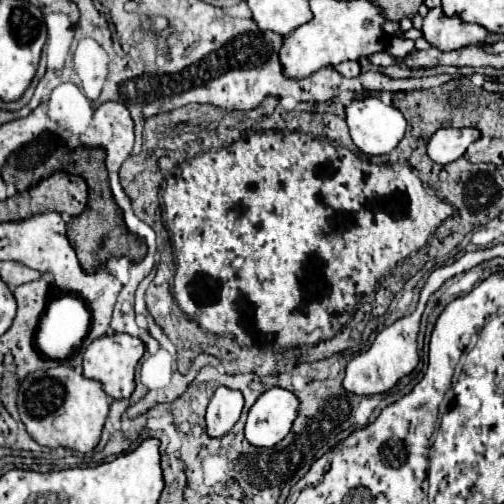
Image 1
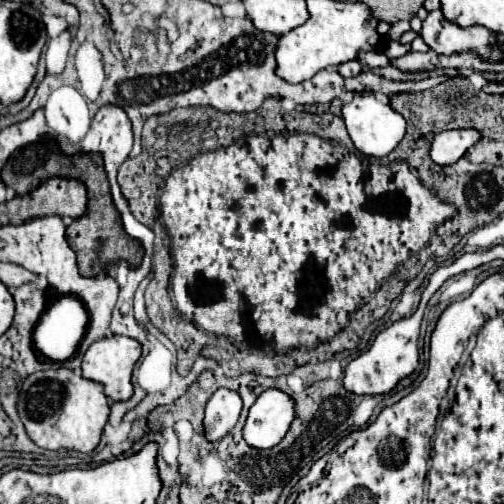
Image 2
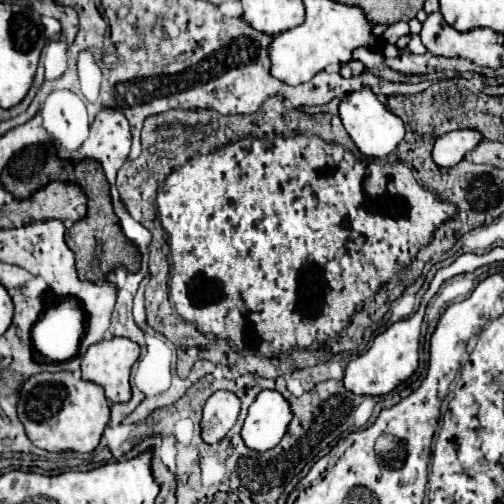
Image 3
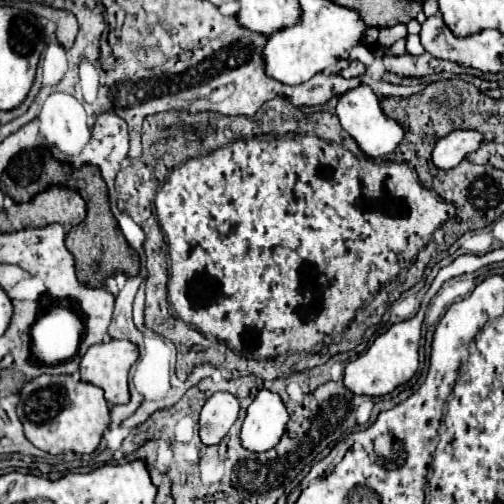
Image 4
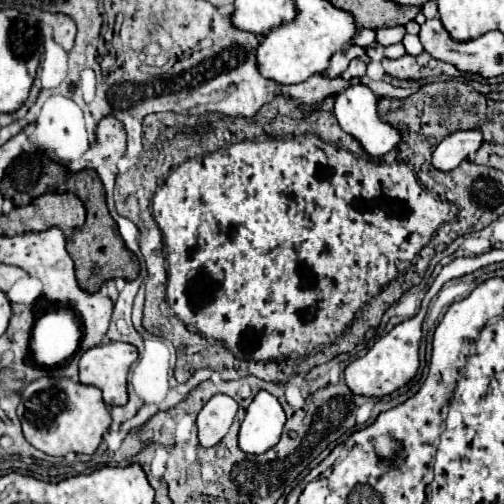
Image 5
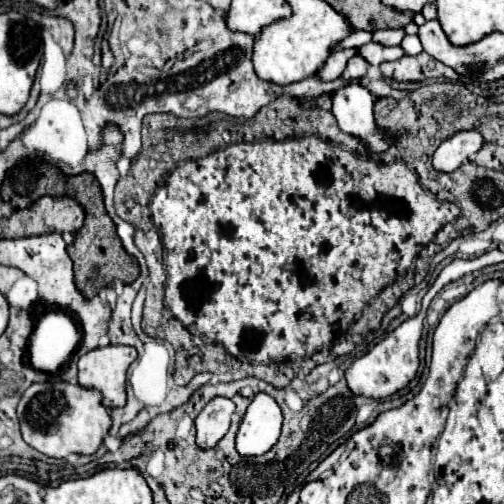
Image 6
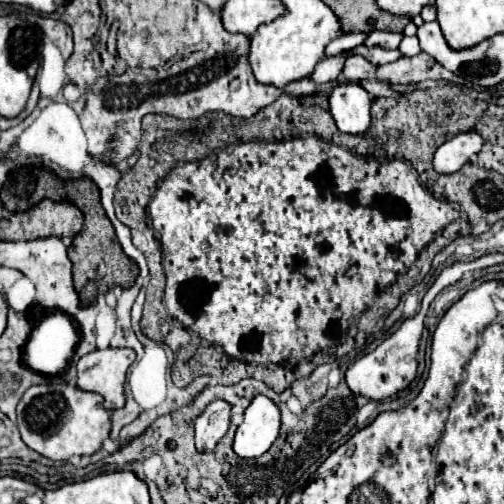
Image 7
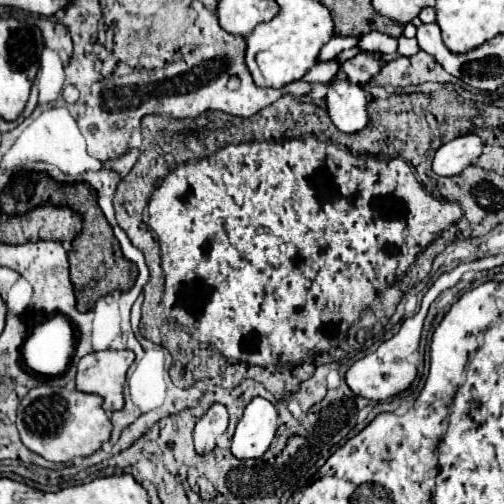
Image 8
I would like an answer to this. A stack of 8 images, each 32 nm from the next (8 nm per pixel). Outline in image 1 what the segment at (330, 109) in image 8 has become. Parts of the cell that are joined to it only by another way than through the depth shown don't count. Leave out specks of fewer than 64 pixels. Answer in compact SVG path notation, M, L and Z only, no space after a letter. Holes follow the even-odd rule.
M374 94L364 98L354 98L346 108L346 124L350 128L350 136L360 152L368 156L384 156L392 152L398 142L404 138L406 132L406 118L400 110L396 110L392 104L384 104Z

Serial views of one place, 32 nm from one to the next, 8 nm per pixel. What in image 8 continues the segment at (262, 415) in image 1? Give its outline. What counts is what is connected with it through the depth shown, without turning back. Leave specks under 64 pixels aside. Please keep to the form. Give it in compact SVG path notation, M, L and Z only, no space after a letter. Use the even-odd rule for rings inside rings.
M254 398L246 408L232 436L230 452L240 458L260 458L276 436L278 412L272 402Z

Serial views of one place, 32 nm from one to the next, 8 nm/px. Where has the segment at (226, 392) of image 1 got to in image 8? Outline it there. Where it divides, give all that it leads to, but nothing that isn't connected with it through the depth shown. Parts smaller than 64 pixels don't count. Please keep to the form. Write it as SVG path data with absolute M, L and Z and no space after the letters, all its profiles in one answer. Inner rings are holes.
M214 404L194 428L194 448L198 454L208 454L216 446L216 438L228 428L228 412L222 404Z

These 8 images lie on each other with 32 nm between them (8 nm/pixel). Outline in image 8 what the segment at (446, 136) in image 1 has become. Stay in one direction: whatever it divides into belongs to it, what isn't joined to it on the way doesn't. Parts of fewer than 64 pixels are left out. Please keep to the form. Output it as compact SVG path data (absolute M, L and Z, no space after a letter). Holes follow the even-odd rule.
M468 134L468 136L454 138L448 144L438 148L432 170L438 176L458 176L466 166L478 160L478 156L482 154L482 148L484 144L478 136Z

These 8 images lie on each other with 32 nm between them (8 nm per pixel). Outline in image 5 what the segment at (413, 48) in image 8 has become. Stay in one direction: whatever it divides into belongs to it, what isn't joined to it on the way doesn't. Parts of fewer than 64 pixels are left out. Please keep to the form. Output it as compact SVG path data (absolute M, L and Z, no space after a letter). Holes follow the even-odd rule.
M406 34L406 36L404 36L404 40L402 40L402 44L404 44L404 48L406 48L406 52L408 52L408 54L422 54L422 52L424 52L424 48L422 48L422 44L420 44L420 38L418 38L418 36Z

